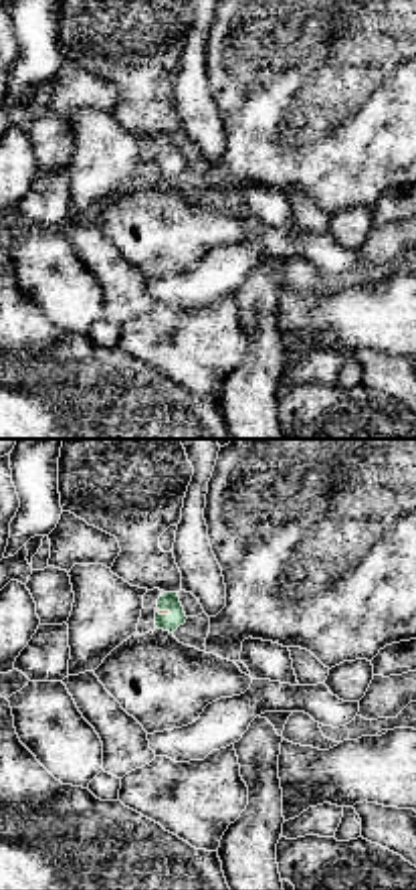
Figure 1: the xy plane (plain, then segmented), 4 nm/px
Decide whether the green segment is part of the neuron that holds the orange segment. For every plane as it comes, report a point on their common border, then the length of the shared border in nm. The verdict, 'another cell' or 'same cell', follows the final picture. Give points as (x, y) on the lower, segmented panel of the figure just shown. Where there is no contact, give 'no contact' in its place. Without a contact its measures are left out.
meets orange at (164, 611); contact 80 nm long

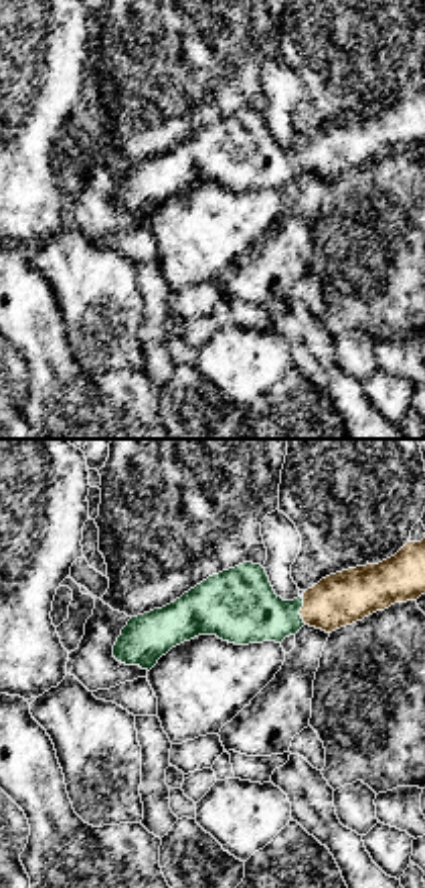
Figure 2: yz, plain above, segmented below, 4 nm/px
meets orange at (300, 611); contact 110 nm long

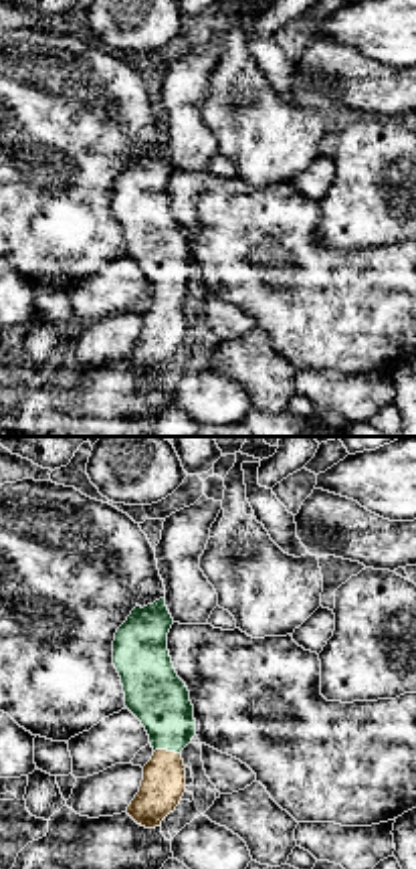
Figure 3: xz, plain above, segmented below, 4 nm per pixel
meets orange at (166, 750); contact 110 nm long

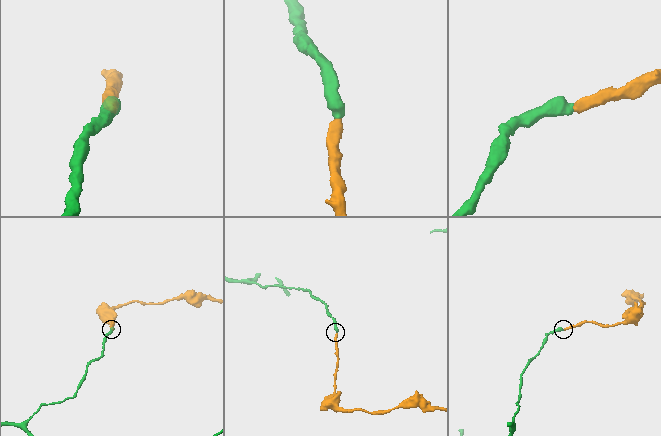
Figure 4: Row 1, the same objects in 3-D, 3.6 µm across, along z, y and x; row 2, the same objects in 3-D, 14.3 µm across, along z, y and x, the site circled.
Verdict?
same cell

